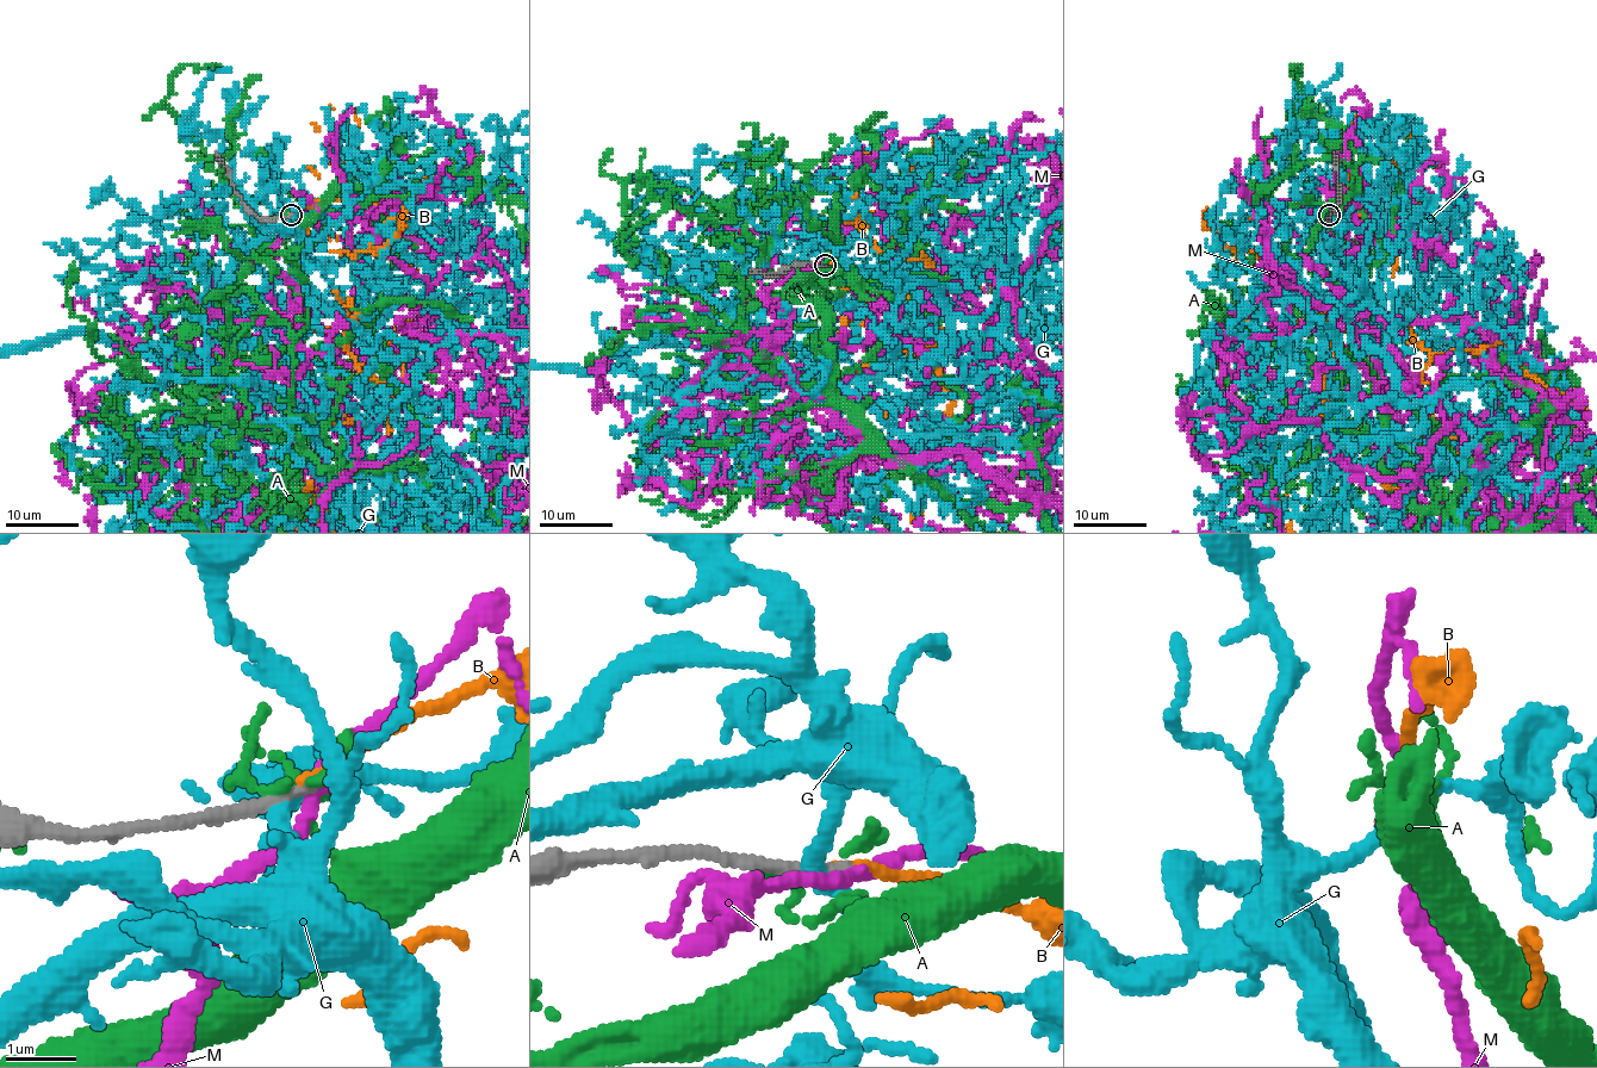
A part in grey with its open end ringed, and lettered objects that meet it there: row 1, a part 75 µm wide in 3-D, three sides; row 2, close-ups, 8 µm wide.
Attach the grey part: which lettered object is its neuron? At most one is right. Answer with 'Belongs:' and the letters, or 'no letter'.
Belongs: B

